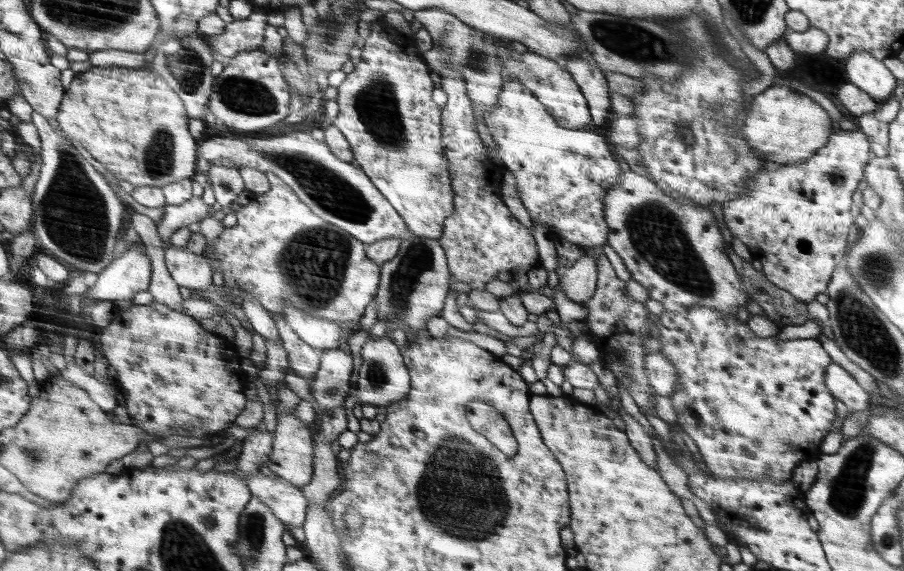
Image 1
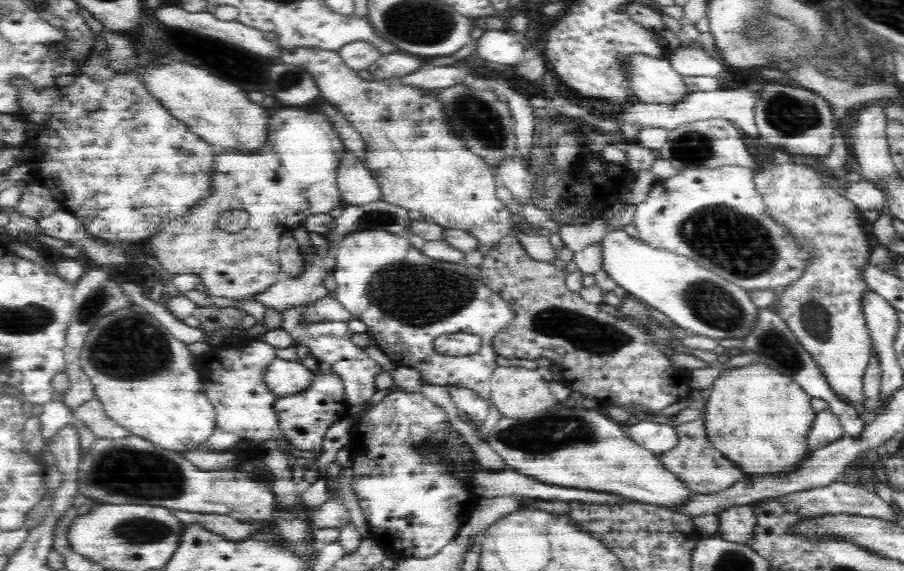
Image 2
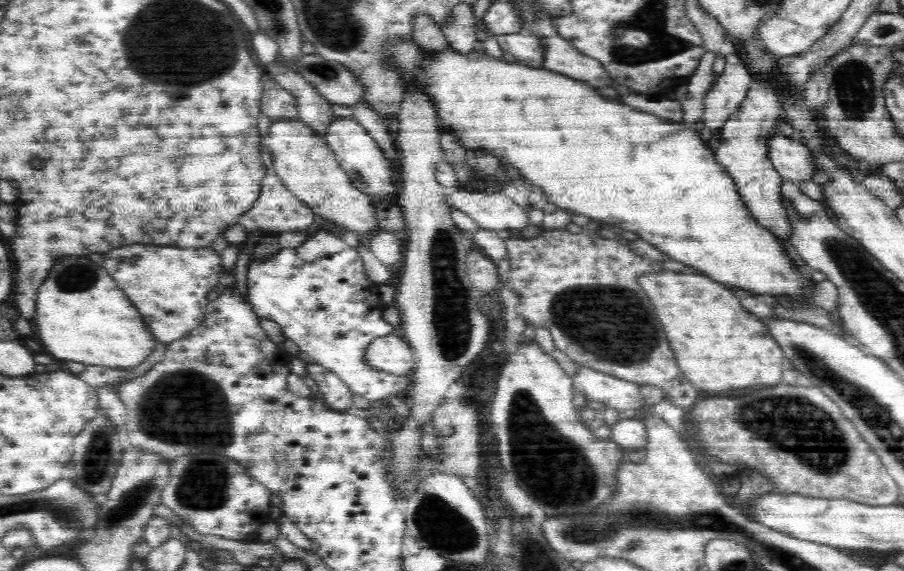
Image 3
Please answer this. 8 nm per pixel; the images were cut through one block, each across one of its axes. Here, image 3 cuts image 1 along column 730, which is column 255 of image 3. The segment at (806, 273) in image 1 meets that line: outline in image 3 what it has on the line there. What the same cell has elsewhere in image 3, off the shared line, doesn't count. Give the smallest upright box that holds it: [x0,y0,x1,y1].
[239,171,314,234]

